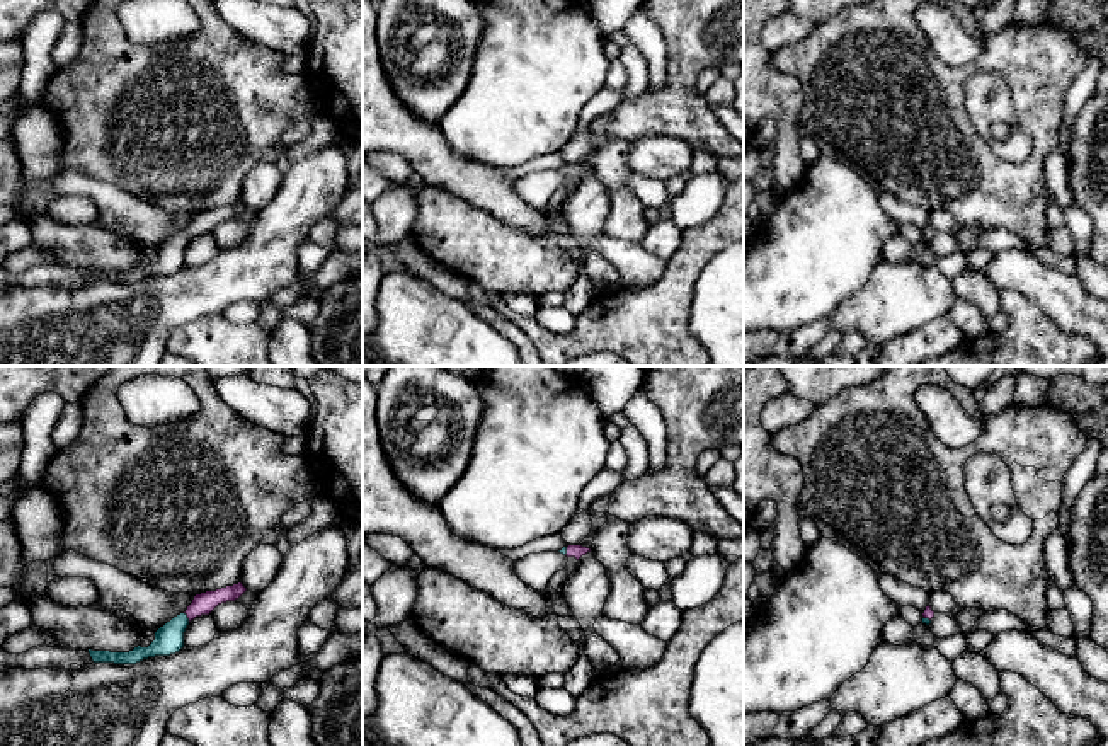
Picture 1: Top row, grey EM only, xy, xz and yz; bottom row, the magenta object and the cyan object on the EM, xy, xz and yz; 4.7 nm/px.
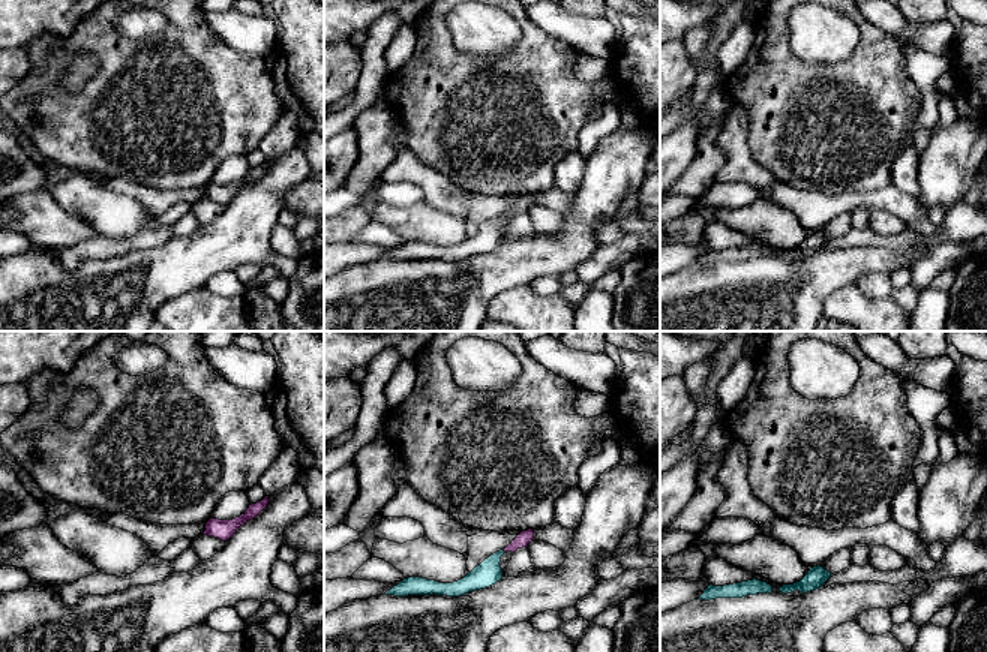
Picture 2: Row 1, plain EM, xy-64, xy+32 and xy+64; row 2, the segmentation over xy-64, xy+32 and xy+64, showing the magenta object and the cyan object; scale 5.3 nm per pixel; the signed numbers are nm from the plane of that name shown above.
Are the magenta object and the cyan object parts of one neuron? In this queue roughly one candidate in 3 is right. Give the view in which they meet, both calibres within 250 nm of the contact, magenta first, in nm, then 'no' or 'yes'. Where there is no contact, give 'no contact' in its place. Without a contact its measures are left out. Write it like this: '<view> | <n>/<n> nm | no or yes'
xy | 100/140 nm | yes

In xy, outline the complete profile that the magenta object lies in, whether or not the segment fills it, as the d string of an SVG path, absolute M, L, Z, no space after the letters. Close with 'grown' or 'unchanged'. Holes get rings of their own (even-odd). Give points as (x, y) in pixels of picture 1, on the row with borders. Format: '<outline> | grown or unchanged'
M238 582L216 591L196 594L187 610L155 632L155 640L148 647L134 647L129 652L92 651L94 663L136 664L155 656L170 656L184 647L184 632L191 620L209 615L218 605L238 600L247 588Z | grown

